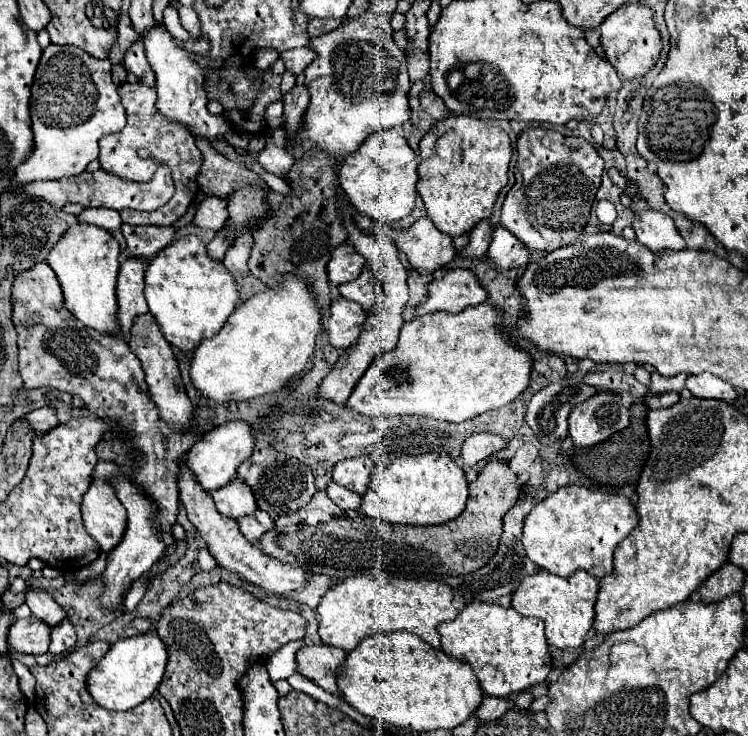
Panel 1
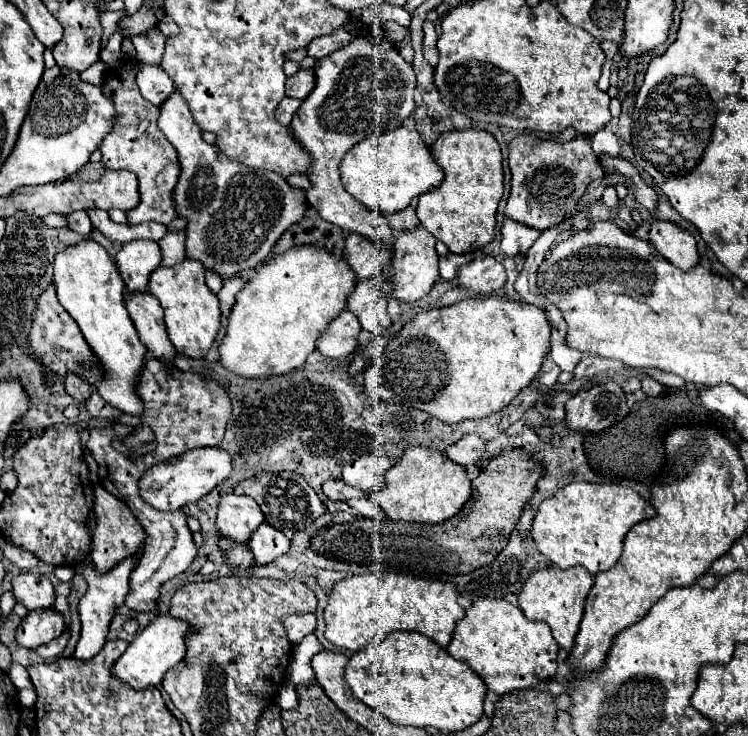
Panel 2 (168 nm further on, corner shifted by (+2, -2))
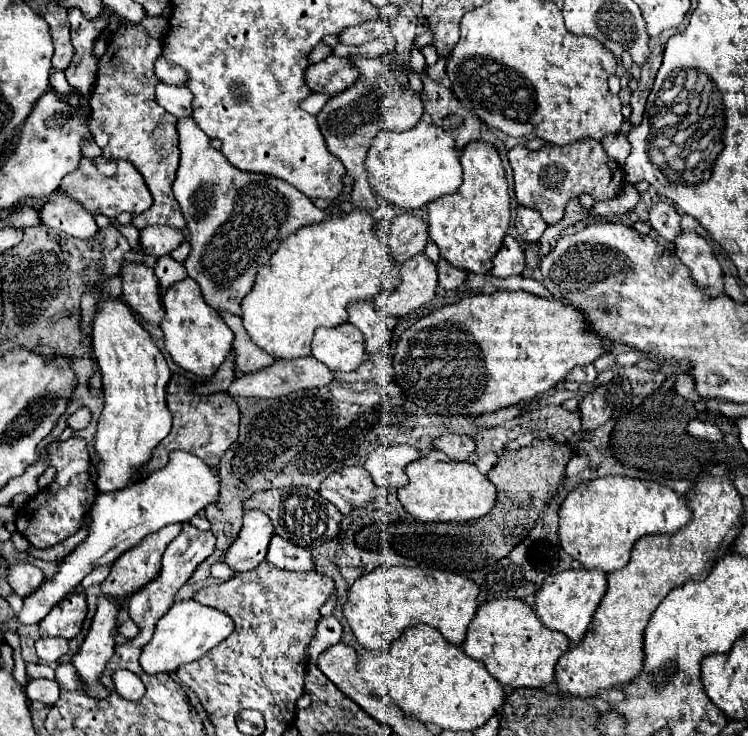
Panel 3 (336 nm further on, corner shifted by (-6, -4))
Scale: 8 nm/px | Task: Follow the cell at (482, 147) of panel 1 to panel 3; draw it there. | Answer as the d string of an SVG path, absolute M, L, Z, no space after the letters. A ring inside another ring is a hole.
M469 142L461 152L463 184L455 194L447 194L427 204L429 216L429 236L439 246L441 258L449 260L453 266L471 270L477 274L487 274L491 270L491 258L501 248L503 238L509 228L509 188L505 178L505 168L499 150L485 142Z

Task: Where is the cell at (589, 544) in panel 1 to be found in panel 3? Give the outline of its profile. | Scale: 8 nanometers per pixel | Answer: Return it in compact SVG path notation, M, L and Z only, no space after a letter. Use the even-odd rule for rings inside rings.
M603 476L581 484L571 490L559 508L559 544L561 548L583 568L597 568L603 572L615 572L629 562L633 544L647 534L673 534L691 520L691 512L685 506L685 498L679 498L671 488L649 480L635 480L627 476Z

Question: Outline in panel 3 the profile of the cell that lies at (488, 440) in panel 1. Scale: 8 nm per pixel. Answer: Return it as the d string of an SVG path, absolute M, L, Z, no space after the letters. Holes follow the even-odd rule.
M445 434L437 438L433 444L437 450L445 452L451 460L469 460L477 450L477 444L471 436L457 436L457 434Z

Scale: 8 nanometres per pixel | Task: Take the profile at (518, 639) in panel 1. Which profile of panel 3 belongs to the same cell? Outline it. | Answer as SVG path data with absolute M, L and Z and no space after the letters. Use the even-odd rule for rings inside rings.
M497 598L477 608L461 648L473 660L483 662L487 672L503 686L545 688L555 682L555 664L569 650L569 640L561 632L545 628L523 600Z

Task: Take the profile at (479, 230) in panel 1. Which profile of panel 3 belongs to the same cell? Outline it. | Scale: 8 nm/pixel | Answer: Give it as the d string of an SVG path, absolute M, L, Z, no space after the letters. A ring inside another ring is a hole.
M439 260L437 268L439 268L439 286L443 286L447 290L455 290L467 280L467 272L451 266L447 260Z

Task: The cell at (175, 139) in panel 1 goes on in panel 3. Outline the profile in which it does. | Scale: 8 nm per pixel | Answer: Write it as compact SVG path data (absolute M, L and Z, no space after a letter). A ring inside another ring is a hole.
M139 26L125 28L117 36L111 38L105 54L101 56L99 64L99 76L95 82L95 90L89 98L89 108L91 108L91 132L97 142L97 146L103 150L103 156L107 160L127 160L131 162L141 176L145 178L145 184L153 196L153 206L145 210L143 214L137 214L133 218L133 226L137 230L143 230L147 226L171 226L177 230L185 230L185 220L179 210L177 200L173 198L173 180L175 172L179 166L179 148L177 148L177 118L171 116L167 110L163 110L159 104L155 104L155 84L159 82L155 72L153 72L153 62L161 54L161 42L147 36L145 30Z

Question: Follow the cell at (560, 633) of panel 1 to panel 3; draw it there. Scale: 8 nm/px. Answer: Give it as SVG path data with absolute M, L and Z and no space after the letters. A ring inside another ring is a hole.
M571 568L543 580L543 586L535 594L535 612L543 626L563 632L573 644L577 644L585 636L585 630L605 590L607 590L607 574L587 568Z

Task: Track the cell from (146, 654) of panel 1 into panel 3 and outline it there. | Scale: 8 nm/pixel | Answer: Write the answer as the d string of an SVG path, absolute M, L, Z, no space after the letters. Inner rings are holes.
M195 600L177 602L157 622L153 638L143 646L139 664L141 664L143 672L149 676L173 674L179 666L201 658L205 652L209 652L213 646L217 646L221 640L225 640L231 632L233 632L233 622L231 622L231 618L227 618L227 614L201 606Z

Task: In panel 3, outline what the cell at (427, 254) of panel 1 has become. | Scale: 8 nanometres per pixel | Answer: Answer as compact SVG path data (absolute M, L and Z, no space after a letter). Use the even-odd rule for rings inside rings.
M421 252L401 266L397 288L375 296L373 302L389 316L405 316L433 300L437 280L437 264Z

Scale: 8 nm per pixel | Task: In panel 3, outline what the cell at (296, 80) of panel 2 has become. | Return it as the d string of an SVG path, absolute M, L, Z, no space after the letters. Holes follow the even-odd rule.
M327 56L325 60L311 64L305 72L307 88L315 94L327 94L327 96L343 92L357 78L359 74L355 72L355 68L349 68L345 58L335 56Z

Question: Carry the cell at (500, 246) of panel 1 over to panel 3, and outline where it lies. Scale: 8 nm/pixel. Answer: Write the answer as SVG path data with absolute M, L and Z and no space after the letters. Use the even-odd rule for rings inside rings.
M519 206L517 214L515 214L515 228L517 228L521 240L531 244L531 242L539 242L539 238L543 236L547 224L539 216L539 212Z

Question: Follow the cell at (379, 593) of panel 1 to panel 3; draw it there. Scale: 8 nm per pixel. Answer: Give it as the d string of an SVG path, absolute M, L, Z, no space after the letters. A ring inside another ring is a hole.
M407 566L375 568L373 572L357 578L349 588L343 612L355 640L367 650L387 648L405 628L417 624L429 624L451 644L461 646L467 626L477 610L477 594L477 584L461 574Z

